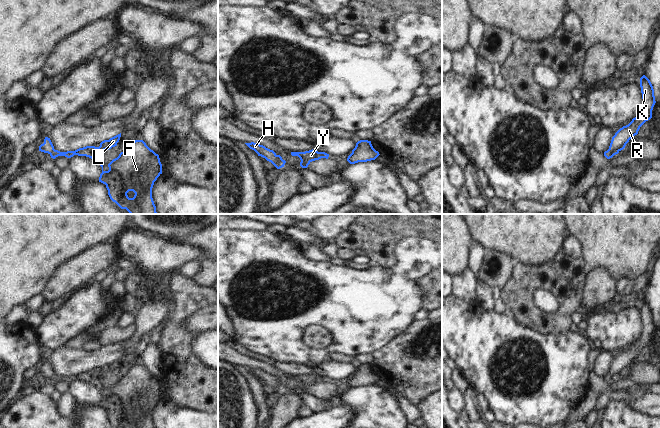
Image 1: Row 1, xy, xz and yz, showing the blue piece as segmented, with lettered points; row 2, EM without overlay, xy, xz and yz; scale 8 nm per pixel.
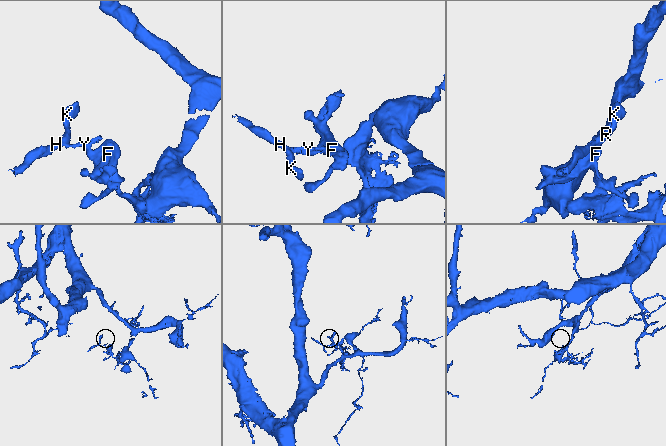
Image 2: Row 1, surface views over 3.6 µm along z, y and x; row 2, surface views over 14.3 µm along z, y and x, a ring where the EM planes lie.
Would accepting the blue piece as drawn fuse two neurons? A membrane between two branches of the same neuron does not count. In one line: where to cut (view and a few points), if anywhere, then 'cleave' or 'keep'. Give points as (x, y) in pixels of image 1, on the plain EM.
cut xz (275, 379), (279, 392); cleave

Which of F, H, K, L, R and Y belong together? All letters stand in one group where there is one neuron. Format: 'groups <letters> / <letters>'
groups F L Y / H K R

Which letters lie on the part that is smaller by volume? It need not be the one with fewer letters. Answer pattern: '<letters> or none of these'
H, K, R

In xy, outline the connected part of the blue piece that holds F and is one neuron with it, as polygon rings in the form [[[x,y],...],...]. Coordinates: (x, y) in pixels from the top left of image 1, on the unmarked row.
[[[121,357],[104,364],[99,371],[86,370],[75,375],[60,376],[53,374],[50,377],[51,382],[55,383],[58,380],[71,382],[74,379],[86,380],[98,387],[102,391],[102,397],[99,401],[99,406],[106,409],[110,423],[116,428],[154,428],[152,422],[152,412],[154,406],[162,398],[162,388],[159,379],[151,374],[143,364],[135,364],[131,366],[119,380],[113,383],[109,388],[109,394],[103,394],[102,379],[106,373],[111,373],[117,370],[121,361]]]

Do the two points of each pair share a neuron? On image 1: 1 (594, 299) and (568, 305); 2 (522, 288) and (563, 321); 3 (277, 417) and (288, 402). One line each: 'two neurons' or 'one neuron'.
1: two neurons
2: one neuron
3: one neuron

